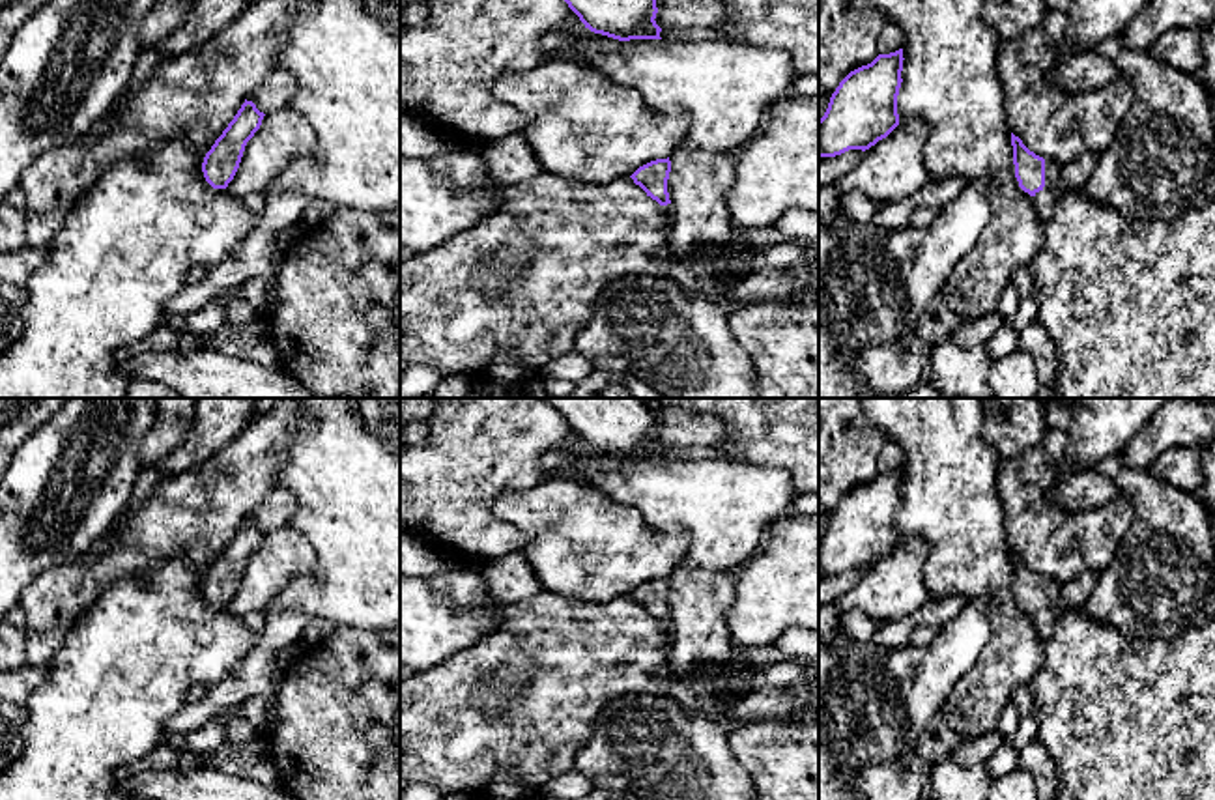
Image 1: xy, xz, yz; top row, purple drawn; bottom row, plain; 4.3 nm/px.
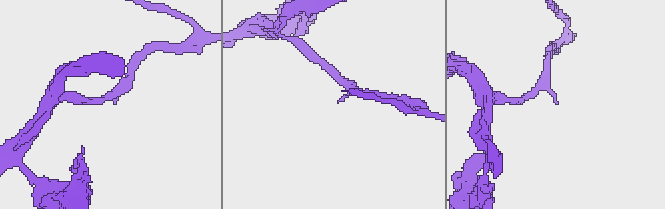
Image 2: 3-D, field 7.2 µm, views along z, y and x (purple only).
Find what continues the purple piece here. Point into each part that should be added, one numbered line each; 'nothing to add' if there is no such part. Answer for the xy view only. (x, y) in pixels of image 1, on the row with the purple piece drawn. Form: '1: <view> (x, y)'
nothing to add

